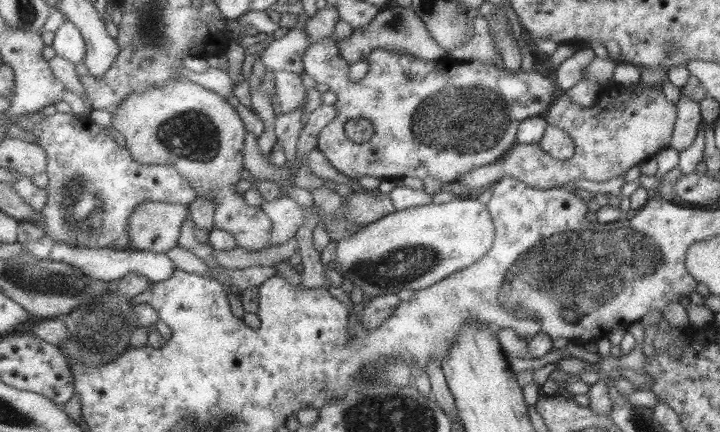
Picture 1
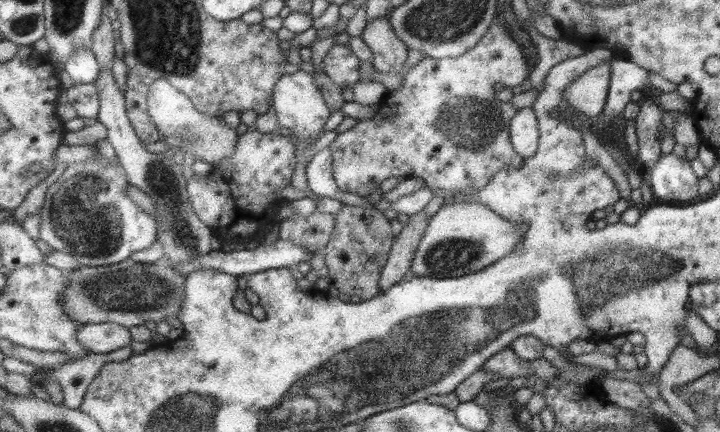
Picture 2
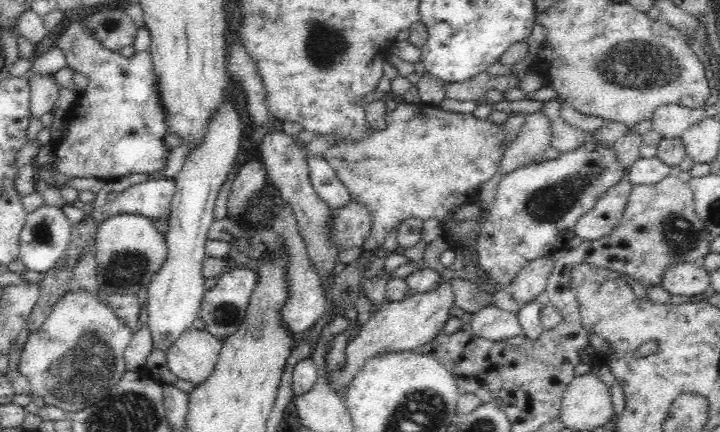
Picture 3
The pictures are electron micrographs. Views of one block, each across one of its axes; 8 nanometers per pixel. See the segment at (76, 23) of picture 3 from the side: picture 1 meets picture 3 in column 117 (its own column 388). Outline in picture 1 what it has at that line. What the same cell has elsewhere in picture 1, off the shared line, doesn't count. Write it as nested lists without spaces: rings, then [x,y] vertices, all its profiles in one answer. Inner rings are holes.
[[[334,37],[326,38],[322,41],[318,41],[309,46],[304,54],[304,71],[309,74],[317,82],[318,86],[323,89],[328,89],[337,94],[337,100],[333,104],[336,107],[337,116],[334,120],[330,121],[319,133],[317,147],[324,153],[324,156],[330,161],[330,164],[334,166],[336,170],[339,170],[342,174],[354,179],[362,178],[362,176],[374,176],[379,179],[399,179],[405,176],[412,176],[412,178],[420,178],[424,180],[426,176],[434,176],[434,178],[440,178],[442,182],[450,183],[452,180],[456,180],[460,174],[465,175],[473,168],[484,166],[496,160],[504,157],[511,148],[516,144],[517,132],[519,124],[531,117],[543,116],[546,111],[550,109],[554,98],[561,94],[558,85],[552,78],[544,76],[538,72],[533,71],[518,71],[512,72],[508,69],[500,69],[492,63],[492,61],[459,61],[453,59],[451,56],[444,56],[444,68],[446,72],[442,74],[444,78],[444,92],[446,92],[446,100],[442,102],[442,118],[440,118],[440,102],[438,102],[438,96],[440,96],[440,62],[436,59],[421,59],[420,57],[412,57],[410,55],[400,55],[394,53],[394,51],[387,51],[381,48],[374,49],[367,58],[369,63],[369,71],[359,82],[350,81],[348,77],[349,66],[348,62],[339,56],[338,44]],[[456,88],[458,88],[458,126],[456,126]],[[351,119],[368,119],[374,126],[374,135],[370,140],[363,143],[352,142],[352,140],[346,138],[343,135],[343,126],[346,121]]]

